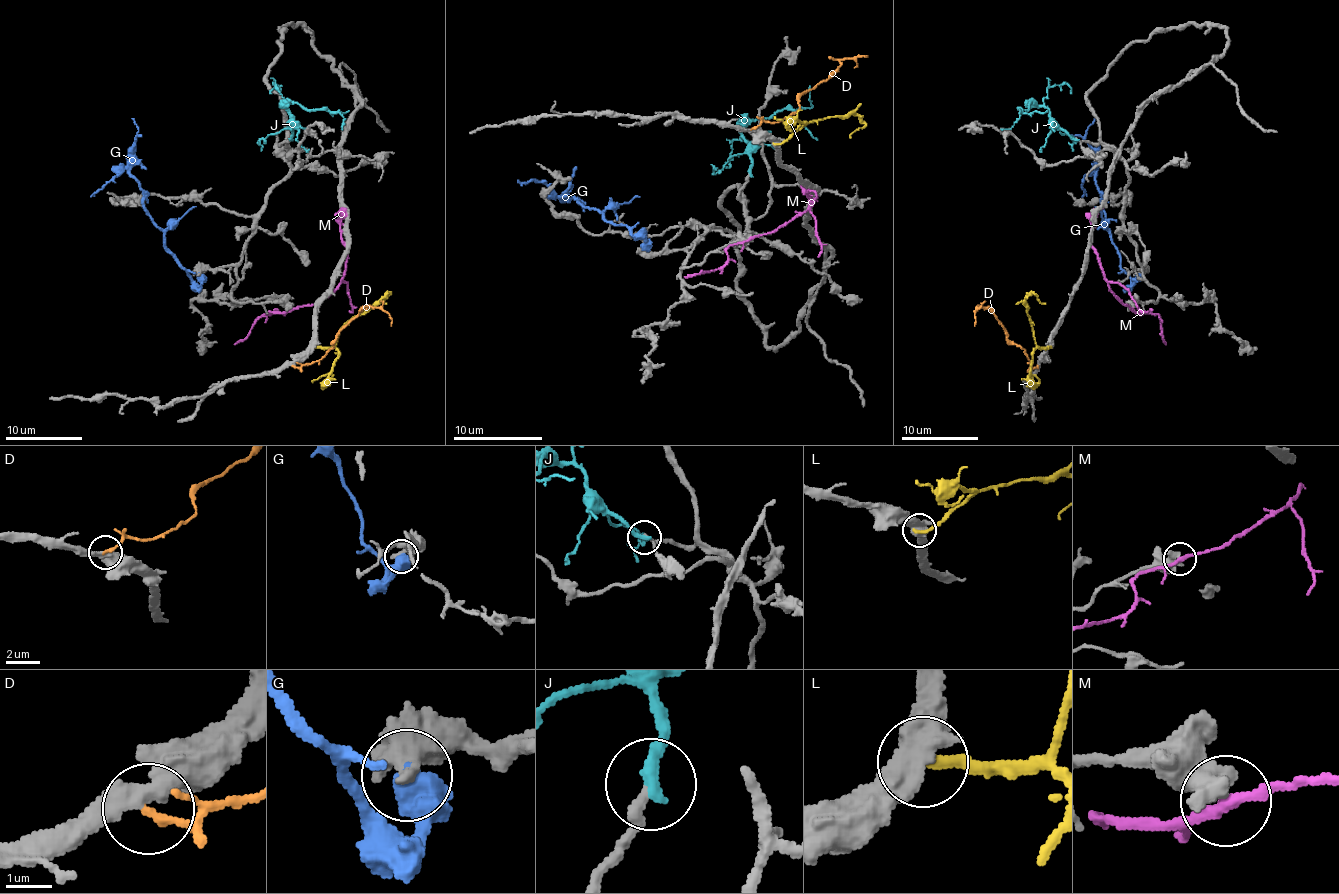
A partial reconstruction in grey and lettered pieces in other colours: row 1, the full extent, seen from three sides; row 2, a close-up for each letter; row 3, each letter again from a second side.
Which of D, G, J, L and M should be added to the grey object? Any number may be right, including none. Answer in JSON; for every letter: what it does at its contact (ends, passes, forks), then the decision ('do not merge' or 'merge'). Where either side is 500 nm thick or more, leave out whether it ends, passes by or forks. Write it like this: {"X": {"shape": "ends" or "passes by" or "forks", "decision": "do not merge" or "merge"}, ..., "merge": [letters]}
{"D": {"shape": "ends", "decision": "do not merge"}, "G": {"decision": "do not merge"}, "J": {"shape": "ends", "decision": "do not merge"}, "L": {"decision": "do not merge"}, "M": {"decision": "do not merge"}, "merge": []}

